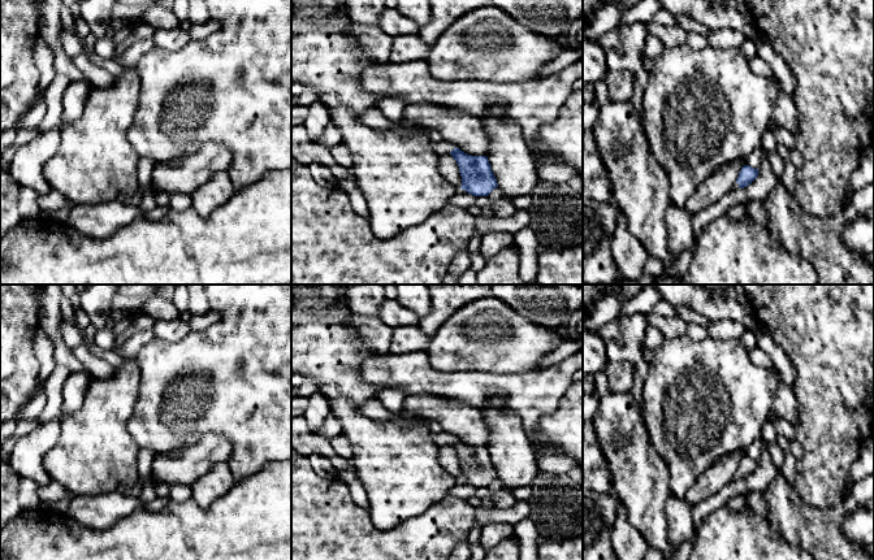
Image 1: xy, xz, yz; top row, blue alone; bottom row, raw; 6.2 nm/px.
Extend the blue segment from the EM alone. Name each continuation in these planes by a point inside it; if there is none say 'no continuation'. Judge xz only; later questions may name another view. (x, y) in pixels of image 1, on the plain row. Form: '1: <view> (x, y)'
1: xz (442, 439)

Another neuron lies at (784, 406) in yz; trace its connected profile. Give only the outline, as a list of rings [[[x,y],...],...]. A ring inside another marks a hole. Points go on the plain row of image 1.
[[[779,379],[773,412],[786,420],[791,426],[796,427],[799,422],[797,400],[792,386],[786,385]]]

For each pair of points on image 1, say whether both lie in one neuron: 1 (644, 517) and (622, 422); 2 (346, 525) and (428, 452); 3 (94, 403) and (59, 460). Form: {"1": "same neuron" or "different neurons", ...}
{"1": "same neuron", "2": "different neurons", "3": "same neuron"}

